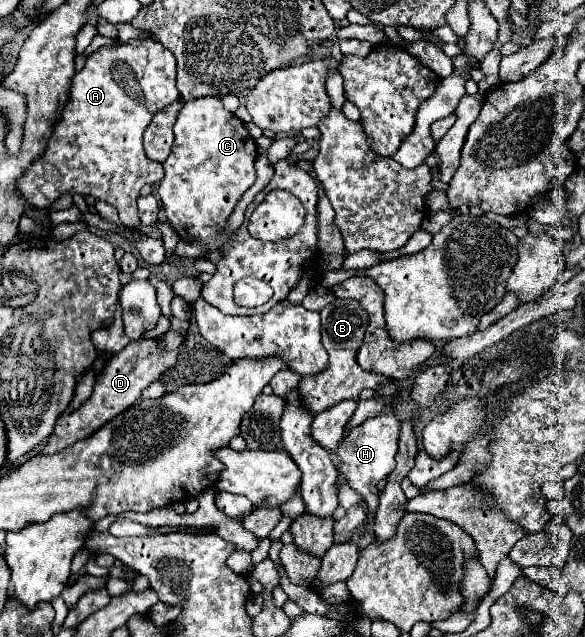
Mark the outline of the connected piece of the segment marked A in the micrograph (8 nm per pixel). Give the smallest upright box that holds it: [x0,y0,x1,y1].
[16,38,178,226]

